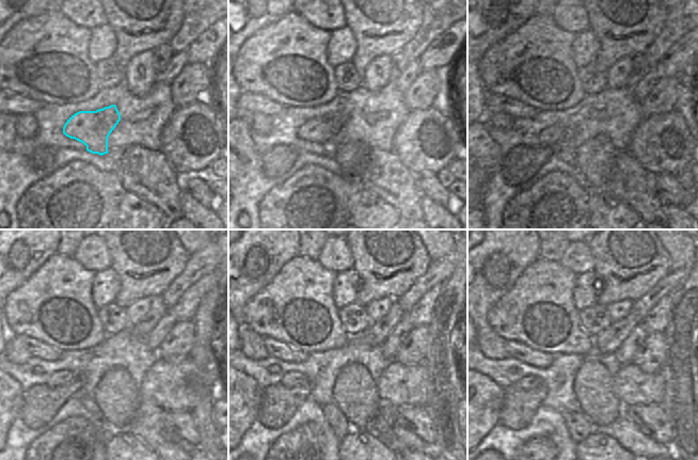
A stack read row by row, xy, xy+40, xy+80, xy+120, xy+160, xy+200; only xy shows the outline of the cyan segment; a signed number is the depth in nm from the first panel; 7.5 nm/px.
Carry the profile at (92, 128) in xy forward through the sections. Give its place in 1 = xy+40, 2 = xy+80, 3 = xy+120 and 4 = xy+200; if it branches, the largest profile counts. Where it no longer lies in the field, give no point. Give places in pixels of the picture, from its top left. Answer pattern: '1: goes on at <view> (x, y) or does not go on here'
1: goes on at xy+40 (318, 129)
2: goes on at xy+80 (553, 135)
3: goes on at xy+120 (63, 377)
4: goes on at xy+200 (528, 382)

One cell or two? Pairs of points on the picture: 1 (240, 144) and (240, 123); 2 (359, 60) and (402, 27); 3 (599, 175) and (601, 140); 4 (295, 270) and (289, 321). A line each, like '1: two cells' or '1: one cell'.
1: one cell
2: one cell
3: one cell
4: one cell

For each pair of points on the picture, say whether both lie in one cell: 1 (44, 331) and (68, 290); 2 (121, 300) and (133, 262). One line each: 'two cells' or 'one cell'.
1: one cell
2: one cell

